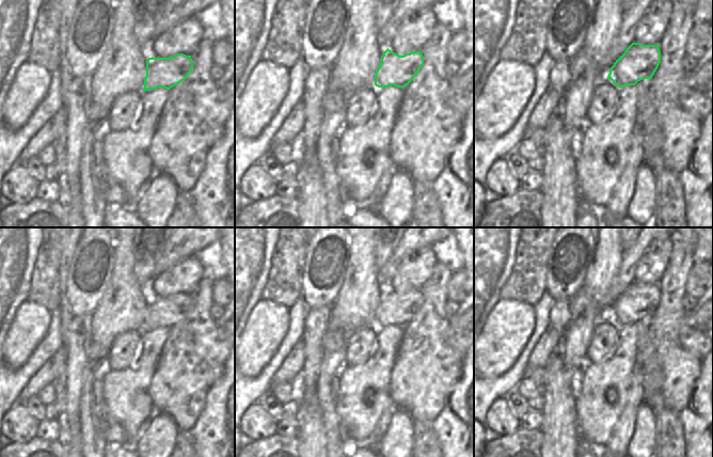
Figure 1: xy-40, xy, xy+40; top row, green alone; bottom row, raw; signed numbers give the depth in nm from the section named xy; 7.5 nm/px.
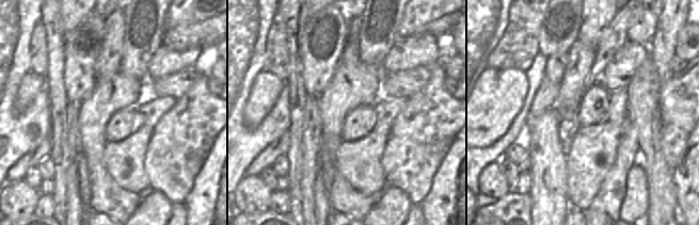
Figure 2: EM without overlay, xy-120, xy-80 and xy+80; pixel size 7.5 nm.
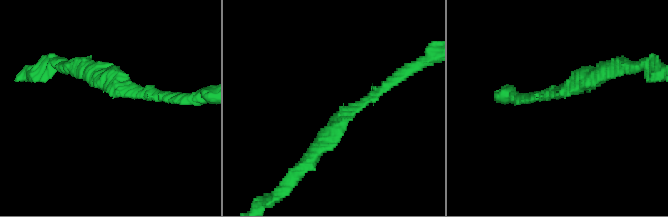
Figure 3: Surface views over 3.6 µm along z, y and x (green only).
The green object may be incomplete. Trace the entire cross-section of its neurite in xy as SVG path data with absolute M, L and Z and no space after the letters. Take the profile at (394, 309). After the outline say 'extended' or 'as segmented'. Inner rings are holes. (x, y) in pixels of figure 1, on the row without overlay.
M389 287L383 291L381 302L375 313L375 325L405 327L417 314L424 304L422 290L412 290L399 295Z | as segmented

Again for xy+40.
M632 282L609 308L607 318L618 327L635 325L643 318L652 318L660 302L659 284Z | as segmented

